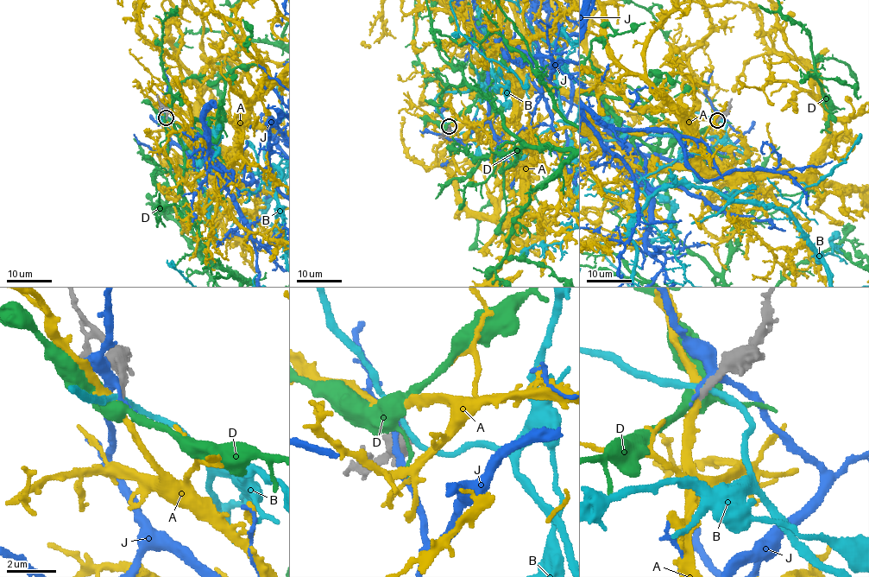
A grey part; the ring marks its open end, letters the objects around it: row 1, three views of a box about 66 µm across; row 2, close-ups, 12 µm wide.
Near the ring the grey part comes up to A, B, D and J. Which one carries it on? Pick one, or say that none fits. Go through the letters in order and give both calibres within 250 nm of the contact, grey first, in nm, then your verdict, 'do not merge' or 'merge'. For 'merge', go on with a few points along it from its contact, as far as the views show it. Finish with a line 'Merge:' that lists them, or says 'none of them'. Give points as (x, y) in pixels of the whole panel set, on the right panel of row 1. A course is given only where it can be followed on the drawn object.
A: calibres 240 and 180 nm; merge
B: calibres 280 and 200 nm; do not merge
D: calibres 240 and 550 nm; do not merge
J: calibres 320 and 280 nm; do not merge
Merge: A

